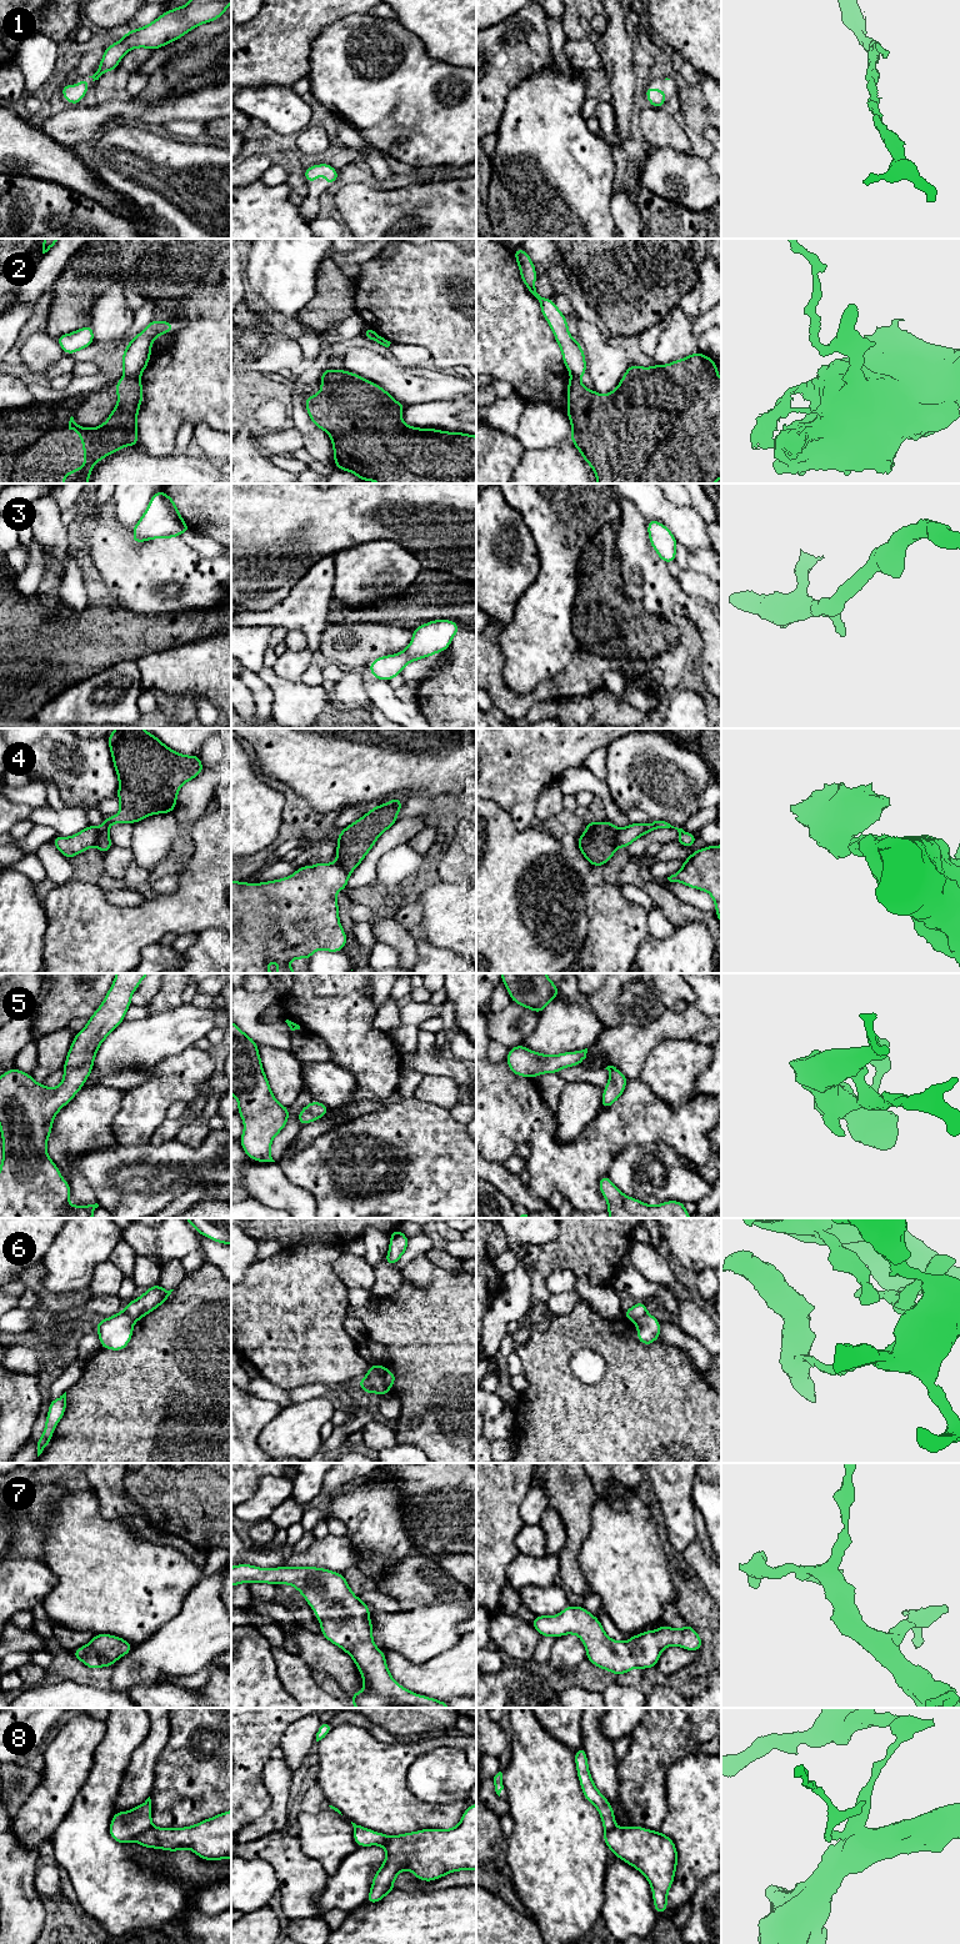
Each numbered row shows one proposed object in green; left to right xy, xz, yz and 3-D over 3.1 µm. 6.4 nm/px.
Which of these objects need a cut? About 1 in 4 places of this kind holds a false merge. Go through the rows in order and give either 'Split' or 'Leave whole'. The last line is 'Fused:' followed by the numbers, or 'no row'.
1: Leave whole
2: Split
3: Leave whole
4: Split
5: Leave whole
6: Split
7: Leave whole
8: Split
Fused: 2, 4, 6, 8

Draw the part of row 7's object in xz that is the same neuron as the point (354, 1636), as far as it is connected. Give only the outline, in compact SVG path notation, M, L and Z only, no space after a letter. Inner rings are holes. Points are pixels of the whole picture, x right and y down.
M244 1563L231 1567L231 1587L252 1582L274 1585L290 1584L302 1594L320 1620L321 1634L346 1652L361 1673L365 1689L350 1695L351 1705L356 1708L450 1708L448 1703L412 1693L392 1679L385 1660L385 1652L379 1650L372 1640L372 1622L368 1617L371 1608L351 1592L342 1573L316 1567L282 1565L264 1569Z

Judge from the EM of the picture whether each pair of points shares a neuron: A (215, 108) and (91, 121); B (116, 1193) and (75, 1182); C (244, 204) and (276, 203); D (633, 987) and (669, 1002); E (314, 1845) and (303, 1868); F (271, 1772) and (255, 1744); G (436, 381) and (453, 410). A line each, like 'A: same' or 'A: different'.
A: same
B: different
C: same
D: different
E: different
F: different
G: different

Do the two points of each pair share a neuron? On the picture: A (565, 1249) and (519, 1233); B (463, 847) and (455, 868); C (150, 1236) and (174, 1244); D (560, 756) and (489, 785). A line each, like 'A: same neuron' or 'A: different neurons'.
A: different neurons
B: same neuron
C: same neuron
D: same neuron

